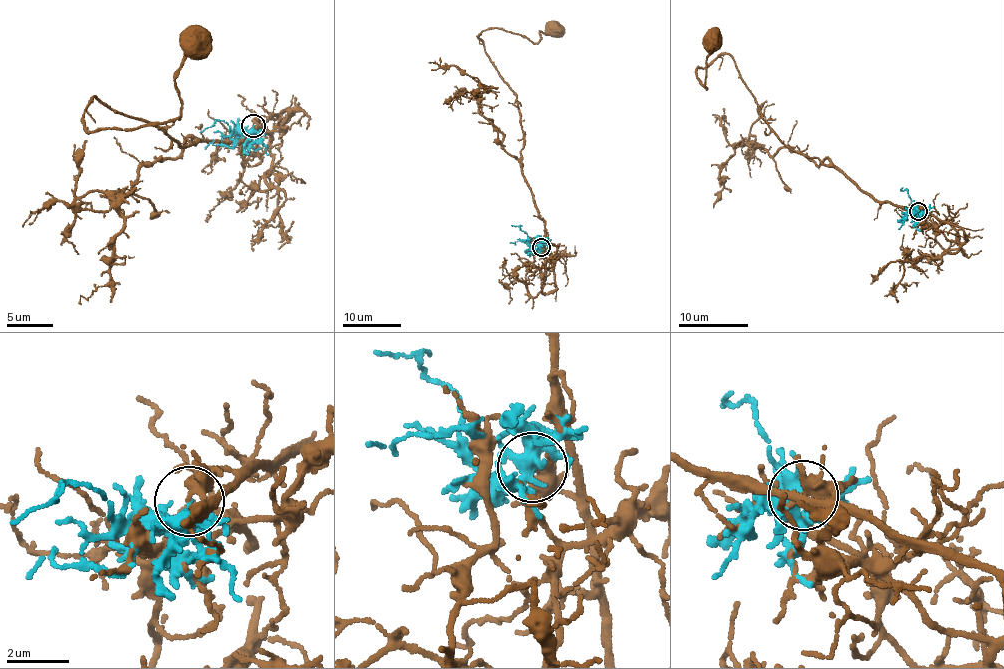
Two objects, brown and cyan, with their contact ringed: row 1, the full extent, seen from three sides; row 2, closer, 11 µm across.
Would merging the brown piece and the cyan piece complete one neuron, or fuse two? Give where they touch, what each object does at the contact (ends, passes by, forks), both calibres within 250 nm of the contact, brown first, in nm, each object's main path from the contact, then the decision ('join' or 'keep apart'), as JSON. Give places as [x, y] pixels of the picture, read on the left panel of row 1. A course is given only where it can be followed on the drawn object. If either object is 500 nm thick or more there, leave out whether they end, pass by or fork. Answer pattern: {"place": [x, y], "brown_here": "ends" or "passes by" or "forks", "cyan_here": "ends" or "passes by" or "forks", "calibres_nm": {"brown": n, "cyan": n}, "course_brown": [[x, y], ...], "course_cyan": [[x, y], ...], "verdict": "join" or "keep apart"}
{"place": [253, 125], "brown_here": "forks", "cyan_here": "forks", "calibres_nm": {"brown": 240, "cyan": 260}, "course_brown": [[253, 125], [265, 121], [239, 145], [183, 148], [93, 97], [87, 133], [175, 118], [184, 46], [204, 29]], "course_cyan": [[253, 125], [239, 134], [223, 121], [200, 132]], "verdict": "keep apart"}

